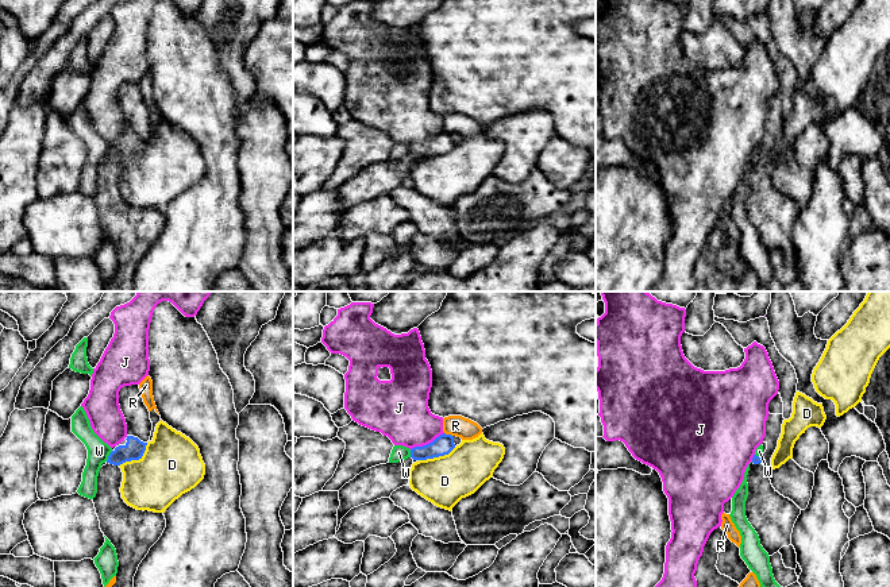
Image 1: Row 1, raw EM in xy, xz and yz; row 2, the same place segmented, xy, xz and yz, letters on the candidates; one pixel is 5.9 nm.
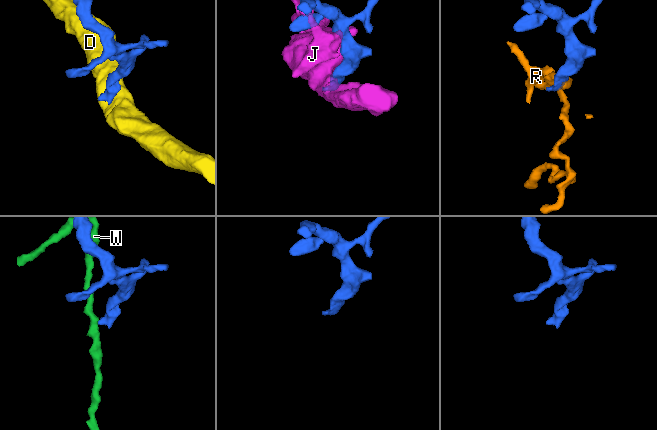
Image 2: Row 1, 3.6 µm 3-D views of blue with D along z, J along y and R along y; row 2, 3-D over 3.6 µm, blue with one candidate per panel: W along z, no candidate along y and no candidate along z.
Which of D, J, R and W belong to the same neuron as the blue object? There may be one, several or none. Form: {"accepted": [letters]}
{"accepted": []}

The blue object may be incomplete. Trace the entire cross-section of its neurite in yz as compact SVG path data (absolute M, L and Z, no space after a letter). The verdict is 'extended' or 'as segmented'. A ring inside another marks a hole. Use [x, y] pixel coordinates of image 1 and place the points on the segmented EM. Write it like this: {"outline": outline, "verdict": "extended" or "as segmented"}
{"outline": "M754 455L747 483L745 517L758 533L763 549L773 556L782 547L791 545L793 528L801 509L773 487L762 456Z", "verdict": "extended"}

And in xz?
{"outline": "M443 433L427 445L412 448L411 457L413 460L434 459L448 455L454 448L454 436Z", "verdict": "as segmented"}

